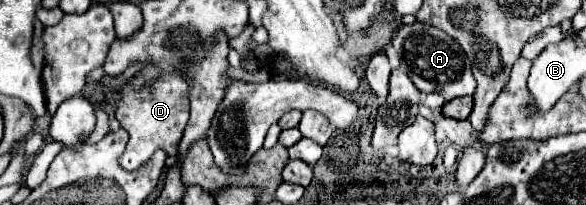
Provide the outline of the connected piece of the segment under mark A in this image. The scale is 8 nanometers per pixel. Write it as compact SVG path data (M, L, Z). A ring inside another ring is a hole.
M415 21L413 25L403 25L395 33L391 45L397 51L409 79L415 83L419 91L441 93L447 101L463 95L473 95L475 79L471 73L471 63L467 55L463 55L459 43L455 43L455 39L451 39L447 33L439 31L437 27L431 27L429 23Z

